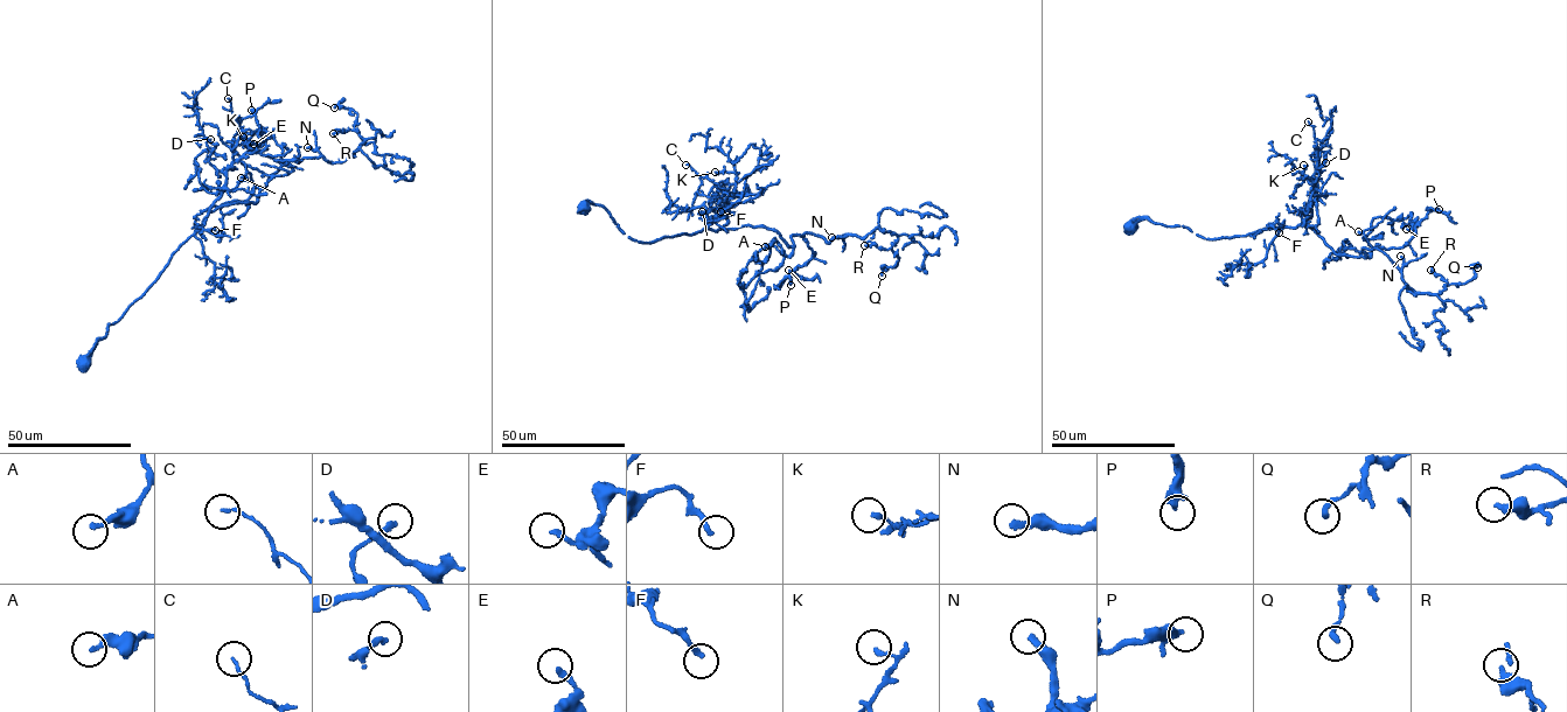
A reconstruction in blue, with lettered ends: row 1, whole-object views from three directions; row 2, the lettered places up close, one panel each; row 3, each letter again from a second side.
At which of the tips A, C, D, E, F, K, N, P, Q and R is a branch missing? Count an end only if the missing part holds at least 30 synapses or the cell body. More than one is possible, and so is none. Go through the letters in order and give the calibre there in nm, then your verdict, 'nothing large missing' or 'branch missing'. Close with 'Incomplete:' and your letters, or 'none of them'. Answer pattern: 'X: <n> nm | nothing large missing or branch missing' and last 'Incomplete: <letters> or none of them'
A: 220 nm | nothing large missing
C: 130 nm | nothing large missing
D: 240 nm | nothing large missing
E: 200 nm | nothing large missing
F: 200 nm | nothing large missing
K: 180 nm | nothing large missing
N: 280 nm | branch missing
P: 300 nm | nothing large missing
Q: 240 nm | nothing large missing
R: 380 nm | nothing large missing
Incomplete: N

